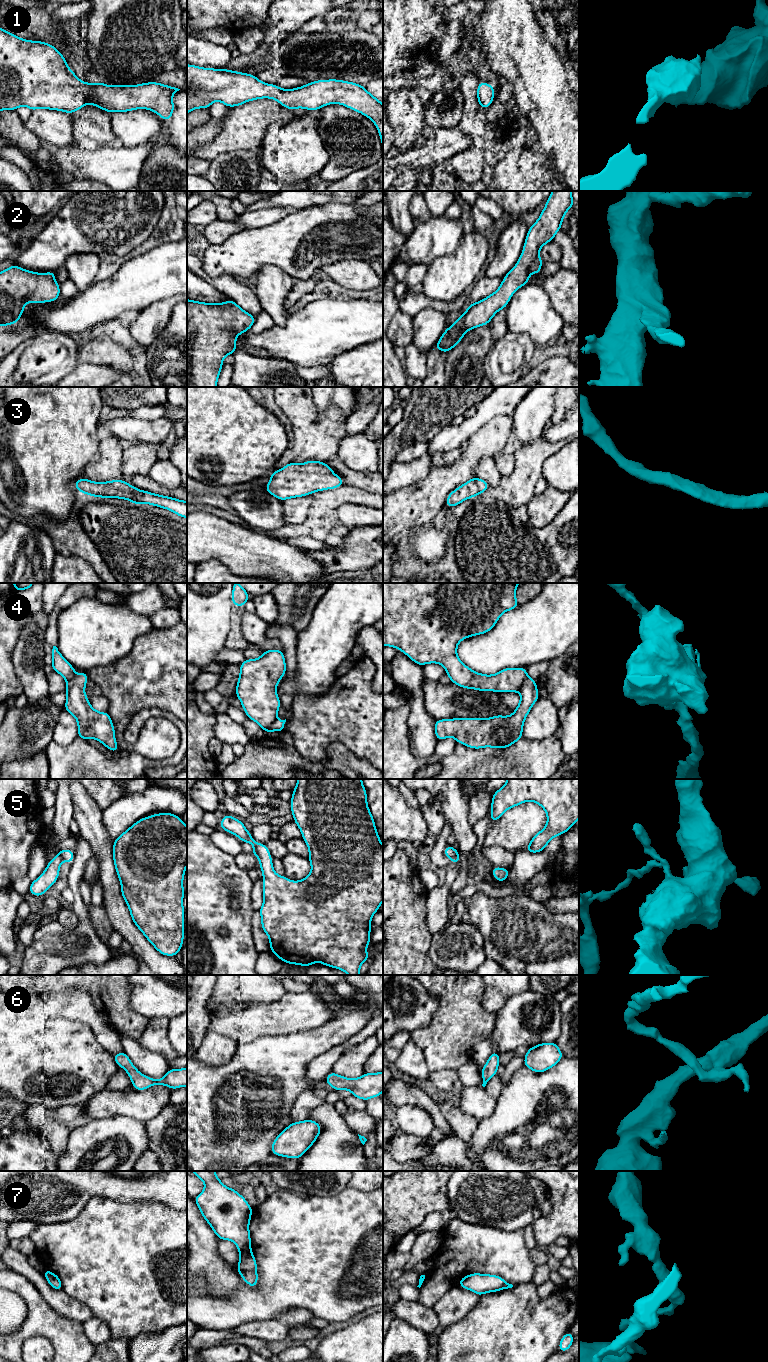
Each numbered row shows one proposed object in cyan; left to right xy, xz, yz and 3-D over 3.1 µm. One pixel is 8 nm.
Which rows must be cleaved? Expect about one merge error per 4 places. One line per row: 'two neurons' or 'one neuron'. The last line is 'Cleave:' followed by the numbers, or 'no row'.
1: one neuron
2: one neuron
3: one neuron
4: two neurons
5: two neurons
6: one neuron
7: one neuron
Cleave: 4, 5

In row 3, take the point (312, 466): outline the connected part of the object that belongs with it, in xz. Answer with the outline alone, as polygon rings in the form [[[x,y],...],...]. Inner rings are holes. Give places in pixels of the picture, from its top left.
[[[310,460],[300,464],[291,462],[281,470],[274,470],[264,491],[284,501],[341,485],[344,480],[326,462]]]

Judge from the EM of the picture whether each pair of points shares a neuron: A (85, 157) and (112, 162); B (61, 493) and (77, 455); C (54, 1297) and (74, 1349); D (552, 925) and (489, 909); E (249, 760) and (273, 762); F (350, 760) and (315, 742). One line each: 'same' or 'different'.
A: same
B: same
C: different
D: same
E: same
F: different

